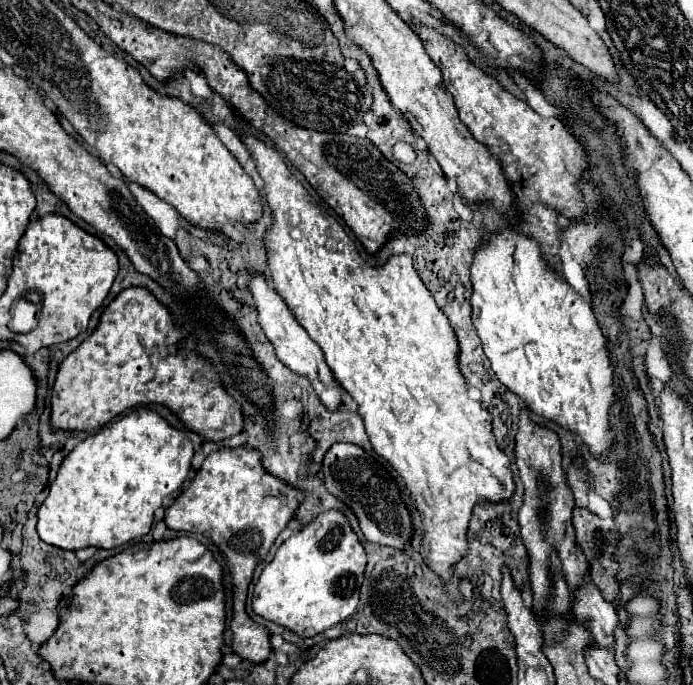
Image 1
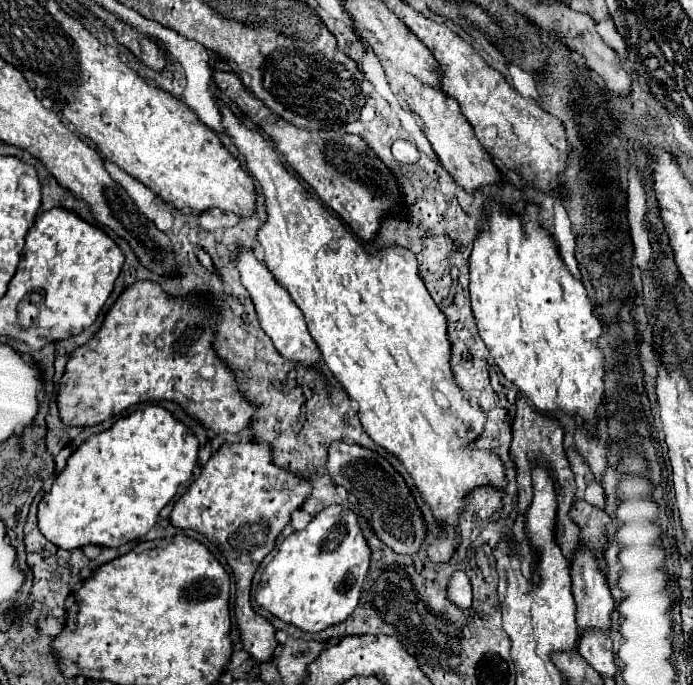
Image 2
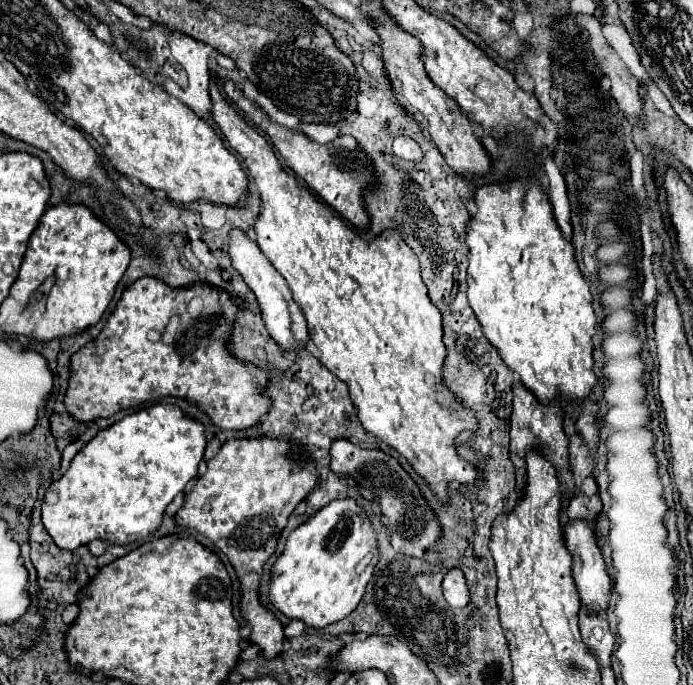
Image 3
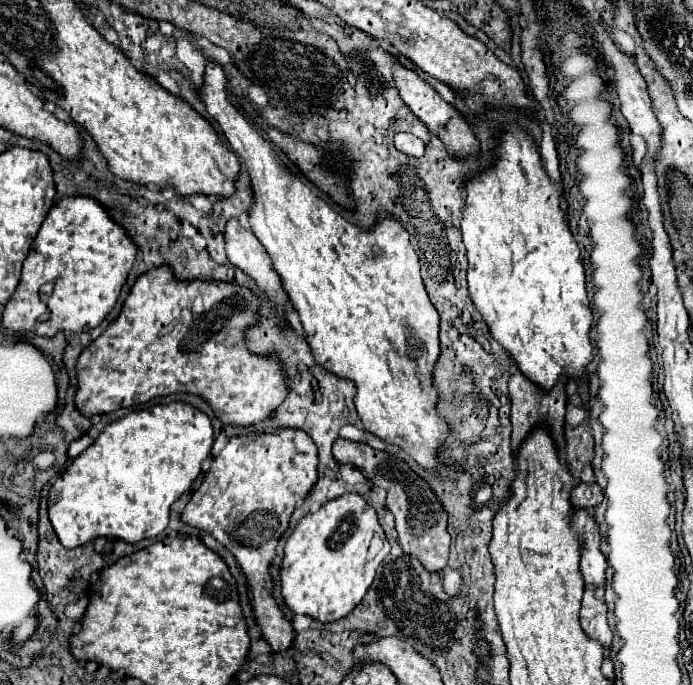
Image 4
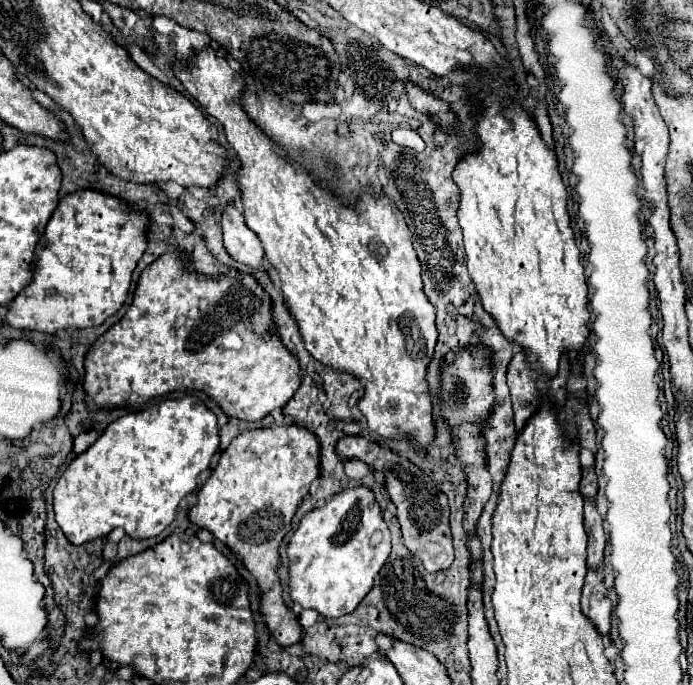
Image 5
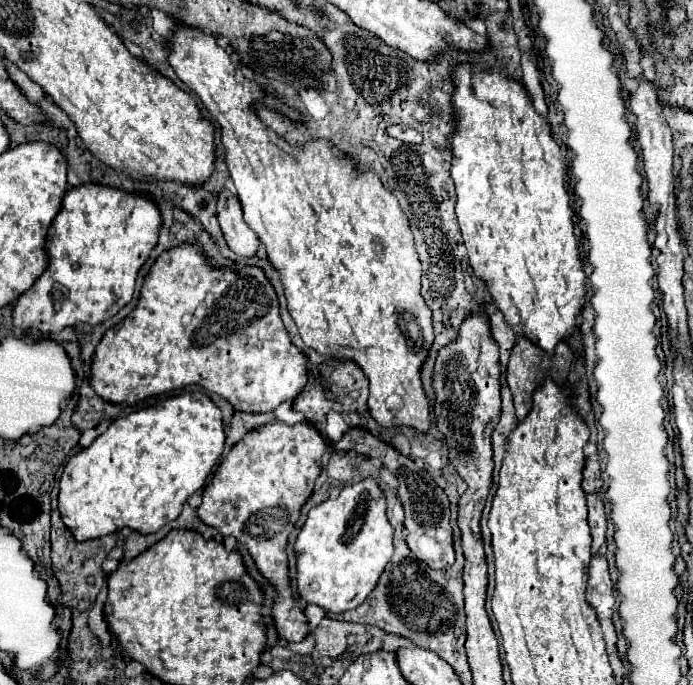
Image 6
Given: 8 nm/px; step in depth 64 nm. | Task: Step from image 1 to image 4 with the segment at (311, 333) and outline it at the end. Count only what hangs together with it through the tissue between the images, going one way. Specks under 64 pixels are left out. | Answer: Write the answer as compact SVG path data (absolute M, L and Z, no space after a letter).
M206 64L202 86L196 88L194 94L206 106L206 112L220 124L230 148L244 160L250 176L252 206L248 210L248 222L254 234L248 228L240 226L236 218L230 218L224 230L228 260L256 280L256 284L276 304L278 316L284 318L284 302L288 294L294 310L302 320L304 336L314 354L314 360L332 374L356 382L356 410L360 420L364 422L364 428L374 436L388 440L390 444L398 444L422 468L432 472L440 462L440 458L436 458L438 448L448 436L446 422L436 414L438 392L432 386L432 370L440 354L440 318L424 290L420 278L420 260L410 244L408 230L394 216L378 218L370 230L362 230L348 222L318 194L308 194L308 186L298 178L298 174L294 174L284 162L280 162L276 146L272 146L270 140L258 134L258 130L254 130L254 126L246 122L242 112L232 104L232 100L228 98L228 78L220 64Z

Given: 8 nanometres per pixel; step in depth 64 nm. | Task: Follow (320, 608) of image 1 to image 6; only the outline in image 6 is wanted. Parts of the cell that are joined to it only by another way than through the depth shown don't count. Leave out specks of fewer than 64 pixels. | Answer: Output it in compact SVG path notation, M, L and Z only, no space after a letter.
M368 476L346 486L338 498L328 498L312 508L294 548L298 552L300 598L336 614L362 604L394 554L394 528L386 518L386 496L380 484Z

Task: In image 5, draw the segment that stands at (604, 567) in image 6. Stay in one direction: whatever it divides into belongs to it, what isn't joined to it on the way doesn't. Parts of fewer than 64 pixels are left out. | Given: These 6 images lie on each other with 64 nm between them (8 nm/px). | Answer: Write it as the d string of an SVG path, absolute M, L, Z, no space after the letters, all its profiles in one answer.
M588 570L584 592L582 592L582 608L584 608L584 614L590 616L590 620L594 620L596 628L602 634L610 632L612 600L608 598L604 576L598 570Z

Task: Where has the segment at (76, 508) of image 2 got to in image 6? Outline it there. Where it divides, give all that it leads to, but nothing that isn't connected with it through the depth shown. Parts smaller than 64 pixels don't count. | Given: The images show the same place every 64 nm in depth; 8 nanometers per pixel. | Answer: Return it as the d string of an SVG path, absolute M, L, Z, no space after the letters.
M204 392L172 396L130 416L114 420L104 434L100 434L88 448L72 456L64 466L58 494L62 522L80 542L112 534L124 526L140 530L142 534L160 530L166 522L176 520L184 502L204 486L208 474L224 452L224 440L222 410Z

